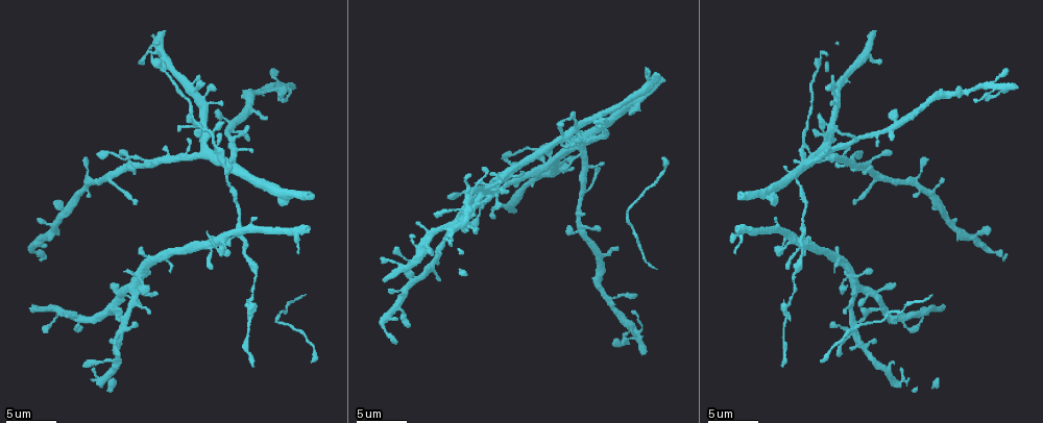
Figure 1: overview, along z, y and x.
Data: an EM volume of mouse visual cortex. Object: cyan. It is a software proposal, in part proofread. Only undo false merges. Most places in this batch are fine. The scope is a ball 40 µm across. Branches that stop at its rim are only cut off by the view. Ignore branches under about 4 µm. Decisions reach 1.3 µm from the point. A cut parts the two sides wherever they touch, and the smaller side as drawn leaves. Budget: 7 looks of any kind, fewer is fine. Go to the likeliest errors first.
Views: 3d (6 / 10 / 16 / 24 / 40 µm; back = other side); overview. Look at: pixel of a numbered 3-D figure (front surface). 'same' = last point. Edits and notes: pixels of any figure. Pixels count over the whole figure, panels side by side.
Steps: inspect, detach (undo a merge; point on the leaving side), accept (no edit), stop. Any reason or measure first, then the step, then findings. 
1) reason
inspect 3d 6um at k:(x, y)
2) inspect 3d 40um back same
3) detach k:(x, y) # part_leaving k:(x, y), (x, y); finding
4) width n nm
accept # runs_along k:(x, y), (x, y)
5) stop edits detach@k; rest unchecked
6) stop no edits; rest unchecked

sudden change in width
inspect 3d 10um at 1:(789, 300)

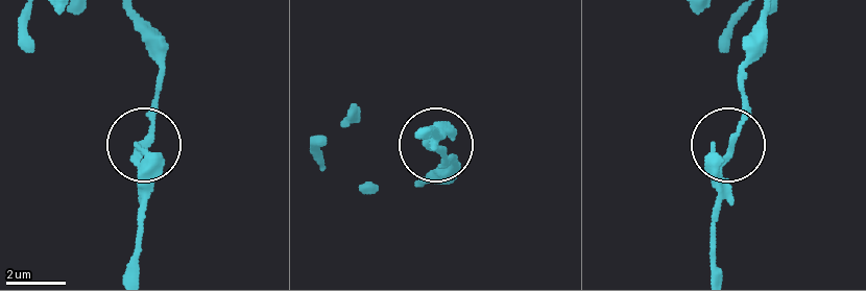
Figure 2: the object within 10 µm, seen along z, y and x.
from behind
inspect 3d 10um back at 2:(731, 143)

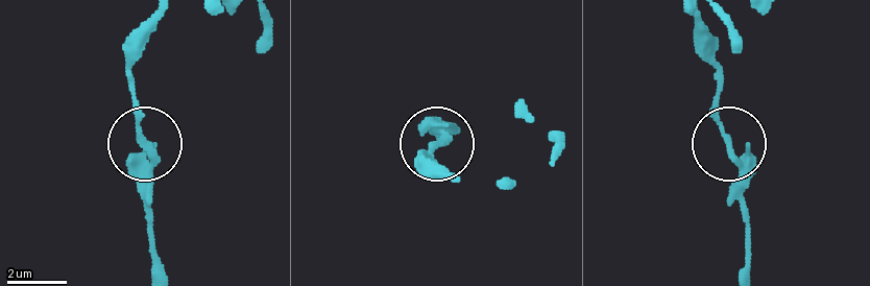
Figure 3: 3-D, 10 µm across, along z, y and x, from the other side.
accept # runs_along 3:(163, 17), (127, 76), (150, 166), (150, 239); one neuron here

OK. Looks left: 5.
a fork
inspect 3d 6um at 1:(855, 321)

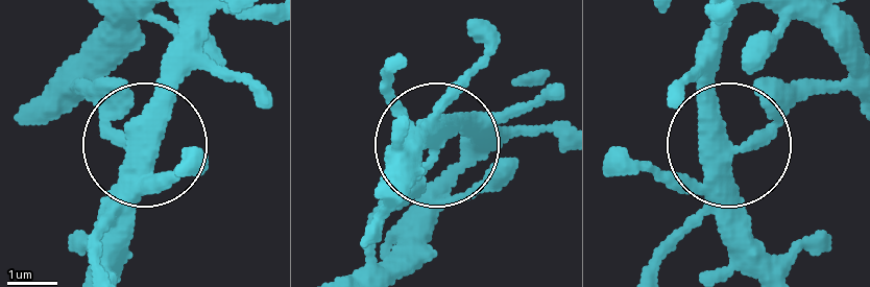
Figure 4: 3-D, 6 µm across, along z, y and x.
side_arm 11 um
accept # runs_along 4:(504, 130), (438, 139), (376, 214); continuous, no second neuron

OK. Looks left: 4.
three-way junction
inspect 3d 10um at 1:(240, 165)

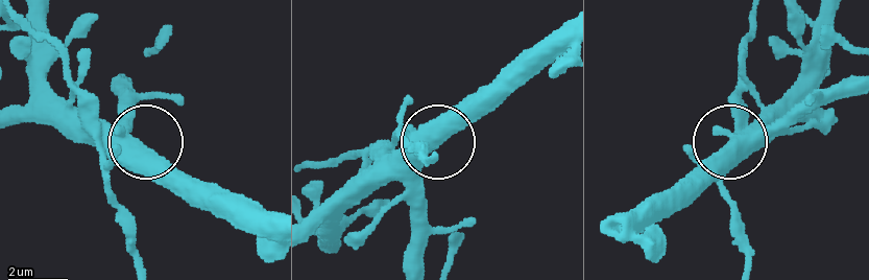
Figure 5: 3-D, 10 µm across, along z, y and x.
width 390 nm
accept # all the same neuron

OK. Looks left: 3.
stop no edits; rest unchecked

